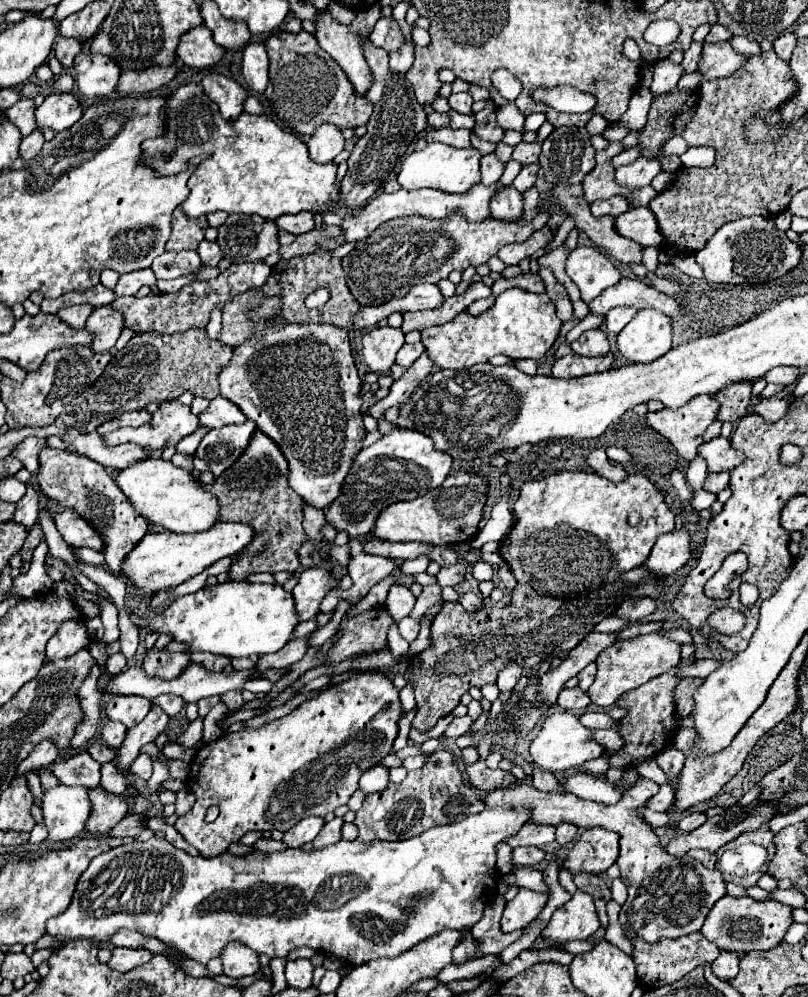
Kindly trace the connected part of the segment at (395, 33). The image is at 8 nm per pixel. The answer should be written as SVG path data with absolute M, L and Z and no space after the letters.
M380 18L370 34L370 40L372 40L372 44L384 48L388 54L396 52L396 48L400 48L400 44L404 44L404 36L392 18Z

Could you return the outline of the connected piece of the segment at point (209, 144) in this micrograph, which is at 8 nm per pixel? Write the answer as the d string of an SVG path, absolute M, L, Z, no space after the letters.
M194 80L180 84L176 90L172 90L166 96L166 106L162 108L164 114L164 134L146 140L142 144L142 160L148 168L152 168L156 174L176 174L186 168L186 156L180 154L204 154L206 150L210 156L202 160L196 170L192 172L188 180L190 196L180 204L180 210L188 218L206 216L218 210L224 212L240 212L240 214L260 214L262 218L278 218L284 214L296 214L302 210L330 210L336 204L338 188L336 188L336 170L338 166L334 162L330 164L316 164L312 162L308 154L308 146L294 134L284 132L276 122L272 122L268 116L258 114L246 114L242 112L236 120L224 120L220 116L220 110L216 108L216 102L208 98L208 94L202 90L202 86Z

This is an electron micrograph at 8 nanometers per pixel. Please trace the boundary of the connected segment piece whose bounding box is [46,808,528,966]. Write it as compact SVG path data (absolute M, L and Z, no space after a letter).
M484 808L480 814L468 816L462 822L430 828L416 838L402 842L344 842L322 850L304 852L286 848L282 852L232 856L228 852L204 858L190 856L174 848L164 838L112 848L96 856L76 882L72 902L66 912L48 920L46 930L52 936L94 938L106 942L118 928L136 930L144 936L154 936L164 944L178 948L188 958L206 964L210 958L232 940L240 940L254 952L270 958L286 958L290 950L308 946L322 954L332 954L352 966L366 964L376 958L396 958L418 942L442 932L460 930L466 936L452 950L452 964L464 964L478 954L478 944L472 940L472 926L484 914L486 904L496 892L496 844L512 836L528 822L528 812L522 808Z

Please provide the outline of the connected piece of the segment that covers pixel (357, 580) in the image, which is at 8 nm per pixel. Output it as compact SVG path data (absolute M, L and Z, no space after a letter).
M350 540L350 564L348 564L348 574L354 580L354 586L350 590L342 592L342 598L346 600L360 600L368 594L368 590L390 576L394 568L398 568L396 560L388 560L384 556L368 556L362 552L360 540Z

